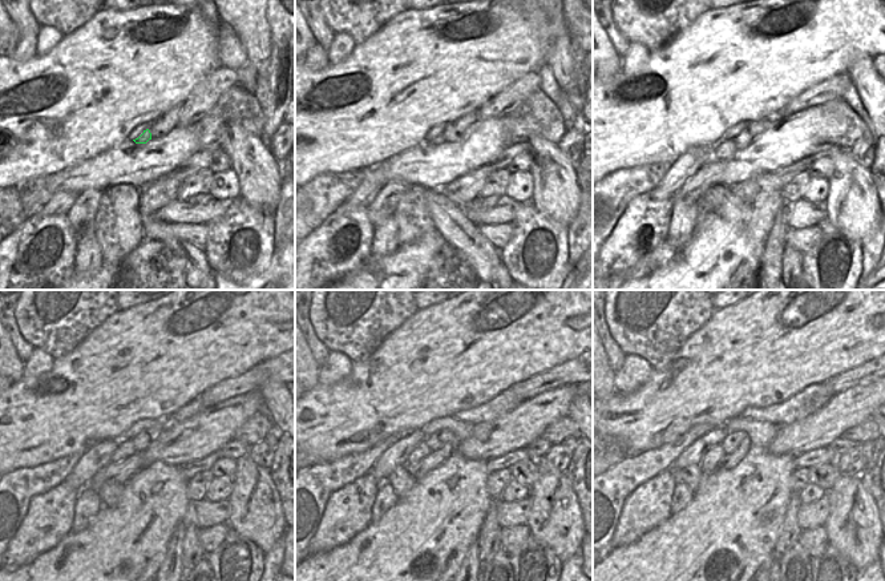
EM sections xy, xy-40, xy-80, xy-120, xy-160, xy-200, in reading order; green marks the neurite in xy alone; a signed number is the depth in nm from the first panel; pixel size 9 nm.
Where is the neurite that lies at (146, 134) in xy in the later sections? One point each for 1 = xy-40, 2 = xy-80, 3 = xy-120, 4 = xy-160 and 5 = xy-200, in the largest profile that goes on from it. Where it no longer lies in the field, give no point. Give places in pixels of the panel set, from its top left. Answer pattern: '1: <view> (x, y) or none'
1: xy-40 (439, 140)
2: xy-80 (723, 150)
3: xy-120 (125, 448)
4: xy-160 (421, 451)
5: xy-200 (714, 456)

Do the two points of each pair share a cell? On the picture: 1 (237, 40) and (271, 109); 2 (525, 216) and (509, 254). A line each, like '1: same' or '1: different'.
1: different
2: same

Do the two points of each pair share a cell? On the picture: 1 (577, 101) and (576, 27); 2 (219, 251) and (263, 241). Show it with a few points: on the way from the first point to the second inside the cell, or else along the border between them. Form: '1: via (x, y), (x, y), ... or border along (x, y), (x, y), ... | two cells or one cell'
1: via (578, 83), (578, 53), (576, 45) | one cell
2: via (227, 238), (231, 230), (241, 225), (253, 228) | one cell

